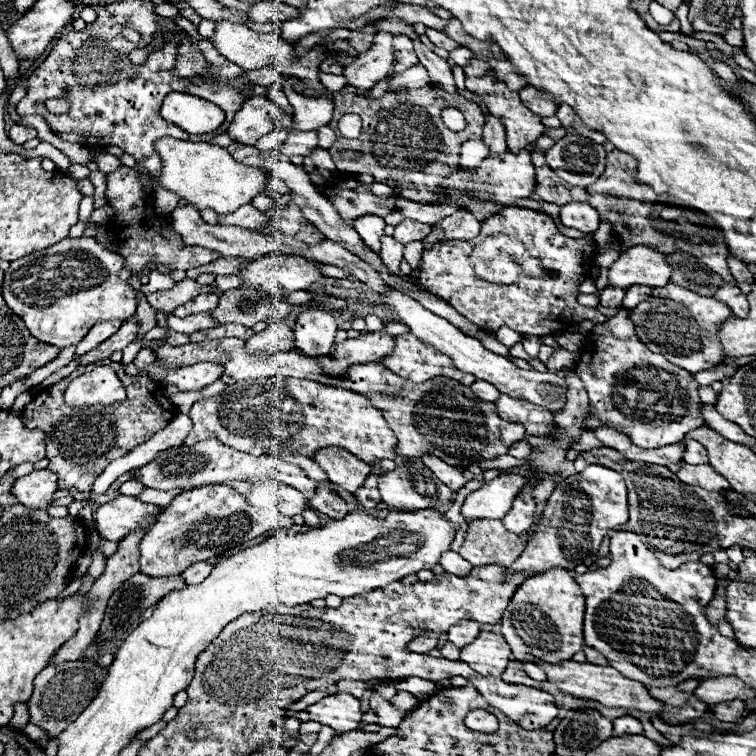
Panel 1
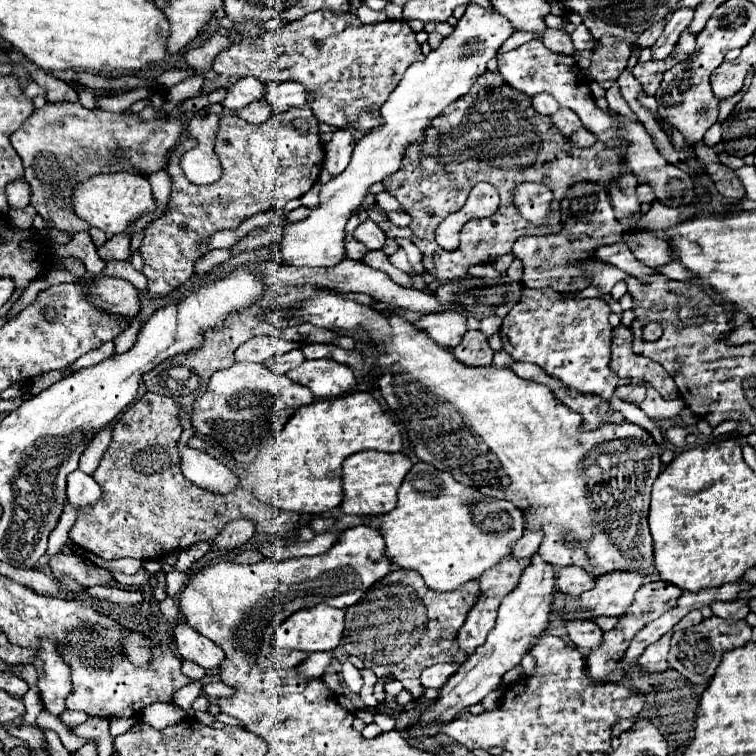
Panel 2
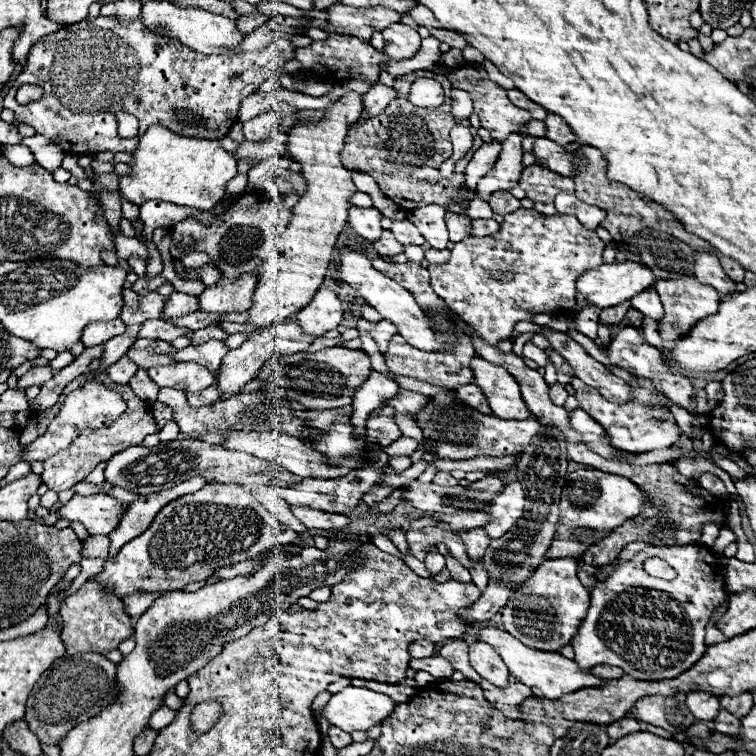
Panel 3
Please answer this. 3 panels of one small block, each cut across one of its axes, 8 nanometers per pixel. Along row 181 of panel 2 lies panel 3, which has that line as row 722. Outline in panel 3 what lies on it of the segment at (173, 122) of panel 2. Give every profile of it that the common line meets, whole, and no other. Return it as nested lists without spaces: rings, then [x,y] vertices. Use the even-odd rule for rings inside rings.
[[[76,654],[70,658],[54,660],[54,664],[40,676],[32,688],[26,704],[26,724],[38,736],[42,744],[60,744],[68,730],[94,718],[102,708],[108,708],[118,700],[116,664],[102,654]]]

